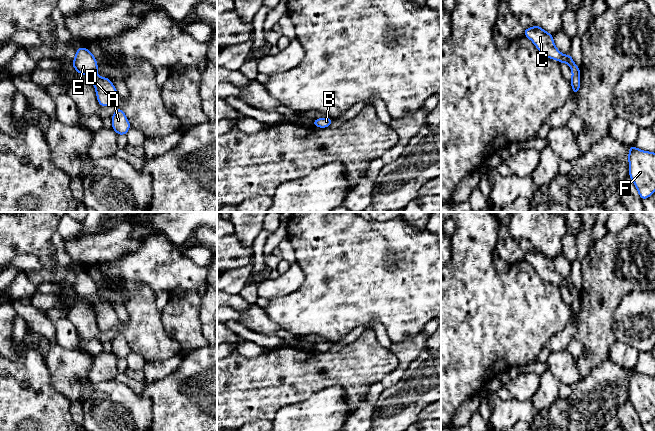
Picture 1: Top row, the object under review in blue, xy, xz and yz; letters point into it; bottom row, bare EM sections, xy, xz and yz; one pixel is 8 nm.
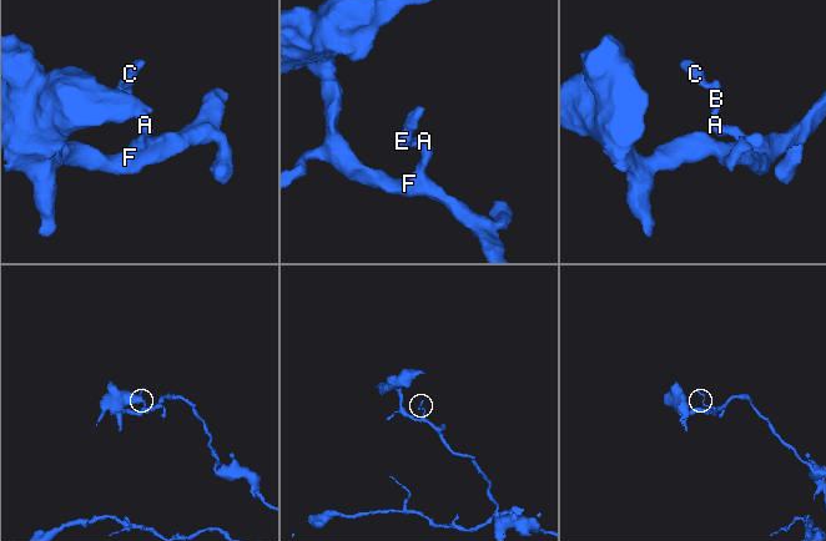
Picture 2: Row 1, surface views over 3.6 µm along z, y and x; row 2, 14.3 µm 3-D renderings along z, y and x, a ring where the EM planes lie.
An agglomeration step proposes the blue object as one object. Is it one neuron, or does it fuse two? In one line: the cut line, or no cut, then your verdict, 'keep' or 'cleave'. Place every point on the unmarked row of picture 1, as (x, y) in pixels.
no cut; keep

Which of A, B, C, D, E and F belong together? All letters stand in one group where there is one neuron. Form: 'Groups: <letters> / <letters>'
Groups: A B C D E F

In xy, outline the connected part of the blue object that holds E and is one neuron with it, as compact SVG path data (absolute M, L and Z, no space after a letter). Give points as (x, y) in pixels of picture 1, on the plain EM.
M85 271L76 275L72 290L77 297L89 299L95 311L97 324L100 330L114 330L120 320L109 302L97 299L98 288L95 280Z

